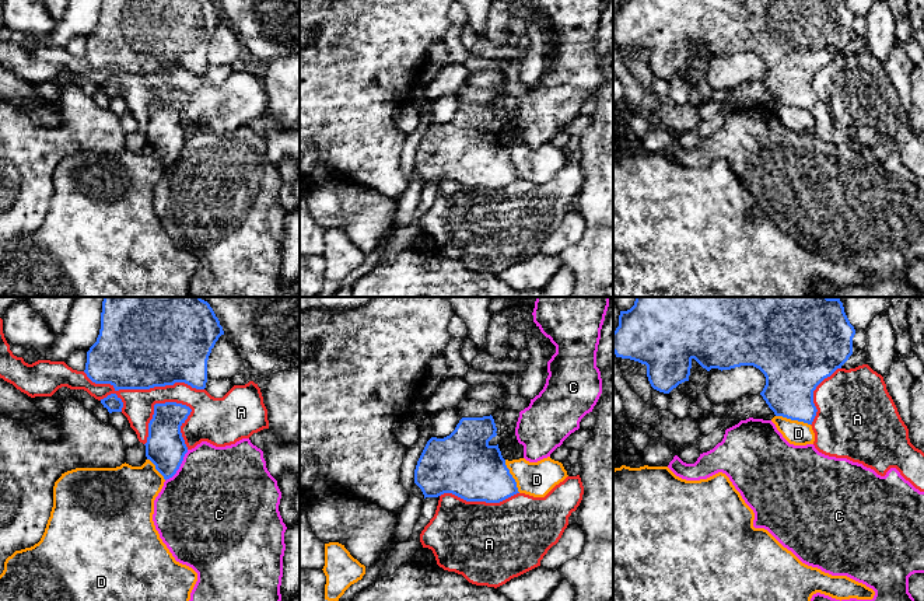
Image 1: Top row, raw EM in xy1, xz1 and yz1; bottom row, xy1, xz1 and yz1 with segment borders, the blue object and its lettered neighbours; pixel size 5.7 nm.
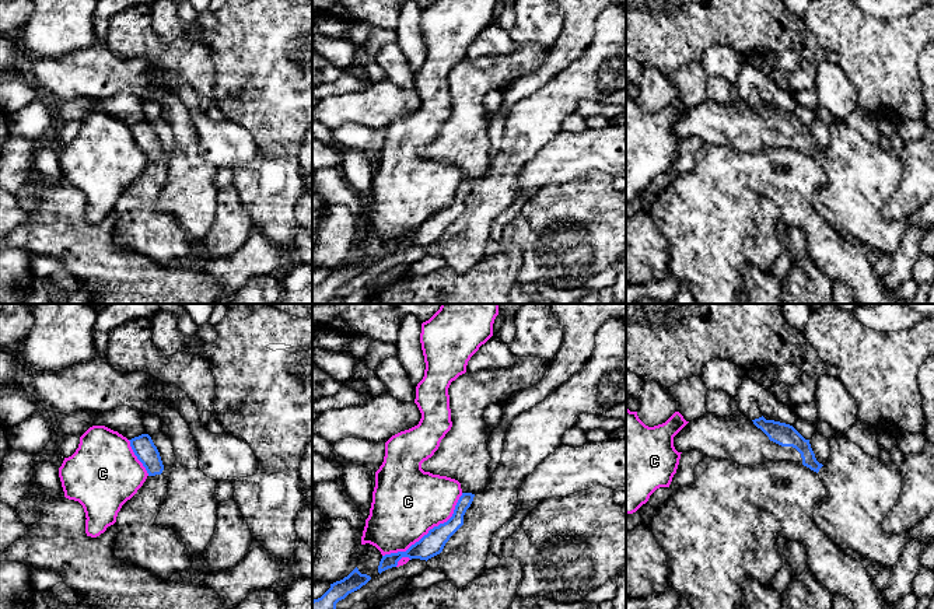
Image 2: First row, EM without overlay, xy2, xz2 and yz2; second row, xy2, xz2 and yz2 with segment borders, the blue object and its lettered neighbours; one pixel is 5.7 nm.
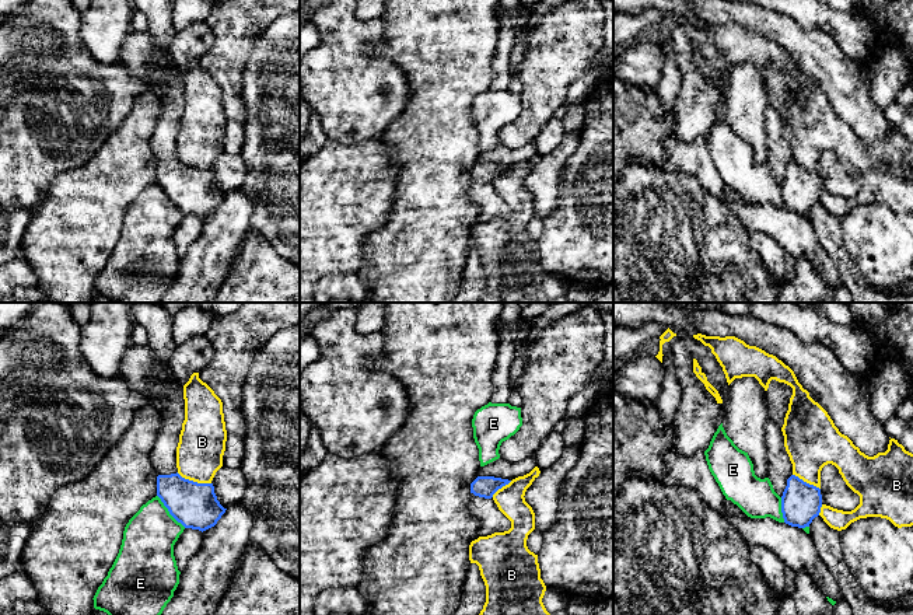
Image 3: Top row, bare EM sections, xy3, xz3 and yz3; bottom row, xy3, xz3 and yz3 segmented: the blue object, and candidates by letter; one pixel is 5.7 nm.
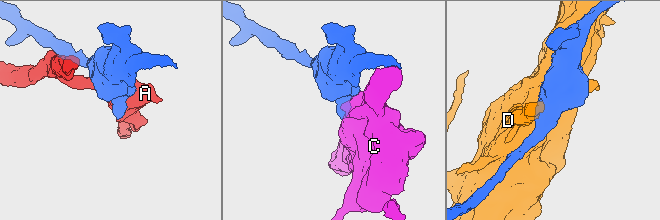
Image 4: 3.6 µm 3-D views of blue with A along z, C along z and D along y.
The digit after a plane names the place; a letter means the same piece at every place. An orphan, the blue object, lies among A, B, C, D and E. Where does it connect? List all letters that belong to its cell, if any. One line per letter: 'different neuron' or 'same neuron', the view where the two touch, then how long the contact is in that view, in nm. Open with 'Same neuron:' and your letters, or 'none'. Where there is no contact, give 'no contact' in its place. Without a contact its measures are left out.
Same neuron: none
A: different neuron | xy1 | 700 nm
B: different neuron | xy3 | 220 nm
C: different neuron | xz2 | 600 nm
D: different neuron | yz1 | 200 nm
E: different neuron | xy3 | 260 nm

